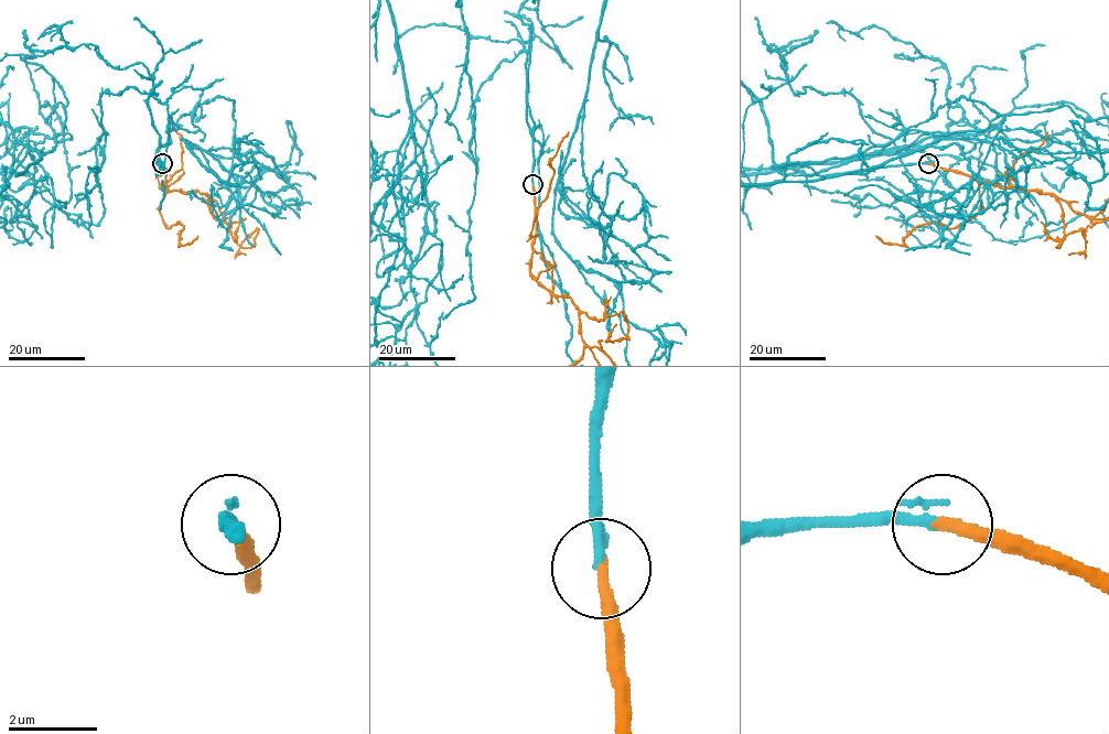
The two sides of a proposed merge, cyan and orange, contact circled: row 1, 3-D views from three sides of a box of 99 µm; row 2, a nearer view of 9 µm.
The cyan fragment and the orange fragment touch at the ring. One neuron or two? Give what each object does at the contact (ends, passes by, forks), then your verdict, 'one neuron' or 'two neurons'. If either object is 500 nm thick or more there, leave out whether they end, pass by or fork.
cyan ends; orange ends; one neuron

